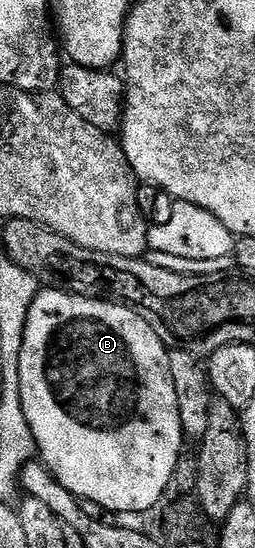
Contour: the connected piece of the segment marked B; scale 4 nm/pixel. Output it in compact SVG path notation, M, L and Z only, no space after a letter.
M53 287L43 288L40 292L34 296L34 302L32 307L28 311L28 319L26 320L26 326L22 332L22 346L20 347L20 355L18 356L18 374L20 375L20 399L24 403L24 415L28 419L28 423L32 427L32 435L36 439L38 444L37 456L40 458L45 468L49 470L51 476L55 480L59 481L64 488L70 493L74 494L76 498L81 499L83 502L99 505L103 511L107 514L115 515L120 512L144 512L152 508L153 505L157 504L159 500L165 498L166 489L170 486L170 480L172 479L172 471L176 471L176 463L178 457L184 452L184 438L182 436L182 424L180 423L180 407L178 406L178 400L176 399L176 387L172 387L172 379L170 378L170 372L166 366L166 358L168 356L168 350L162 341L156 335L156 331L152 331L150 324L139 315L135 309L130 308L125 303L119 303L117 300L109 299L110 301L97 301L97 296L94 295L83 295L81 293L71 293L66 289L55 289Z

